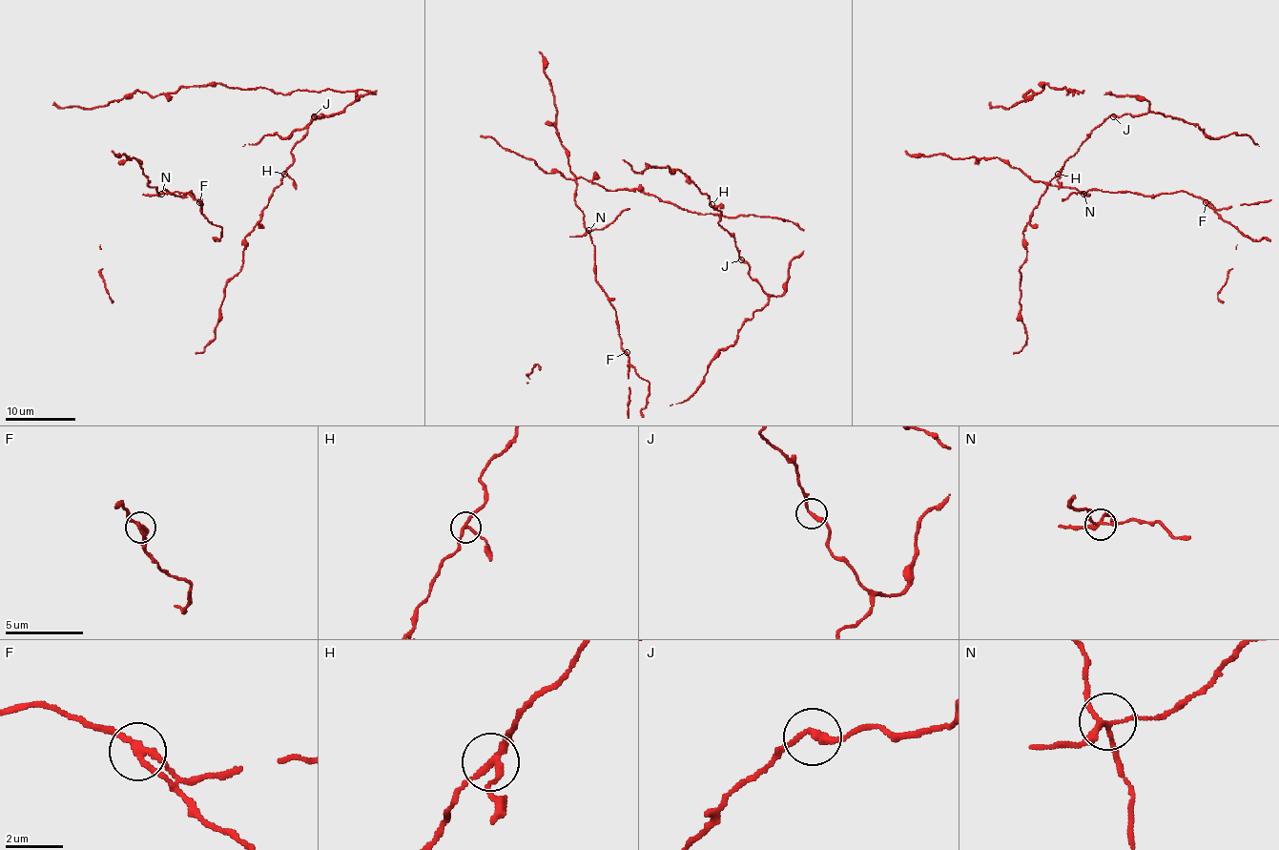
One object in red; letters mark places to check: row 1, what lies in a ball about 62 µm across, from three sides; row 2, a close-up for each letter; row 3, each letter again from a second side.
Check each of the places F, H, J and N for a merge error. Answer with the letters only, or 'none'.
F, N

